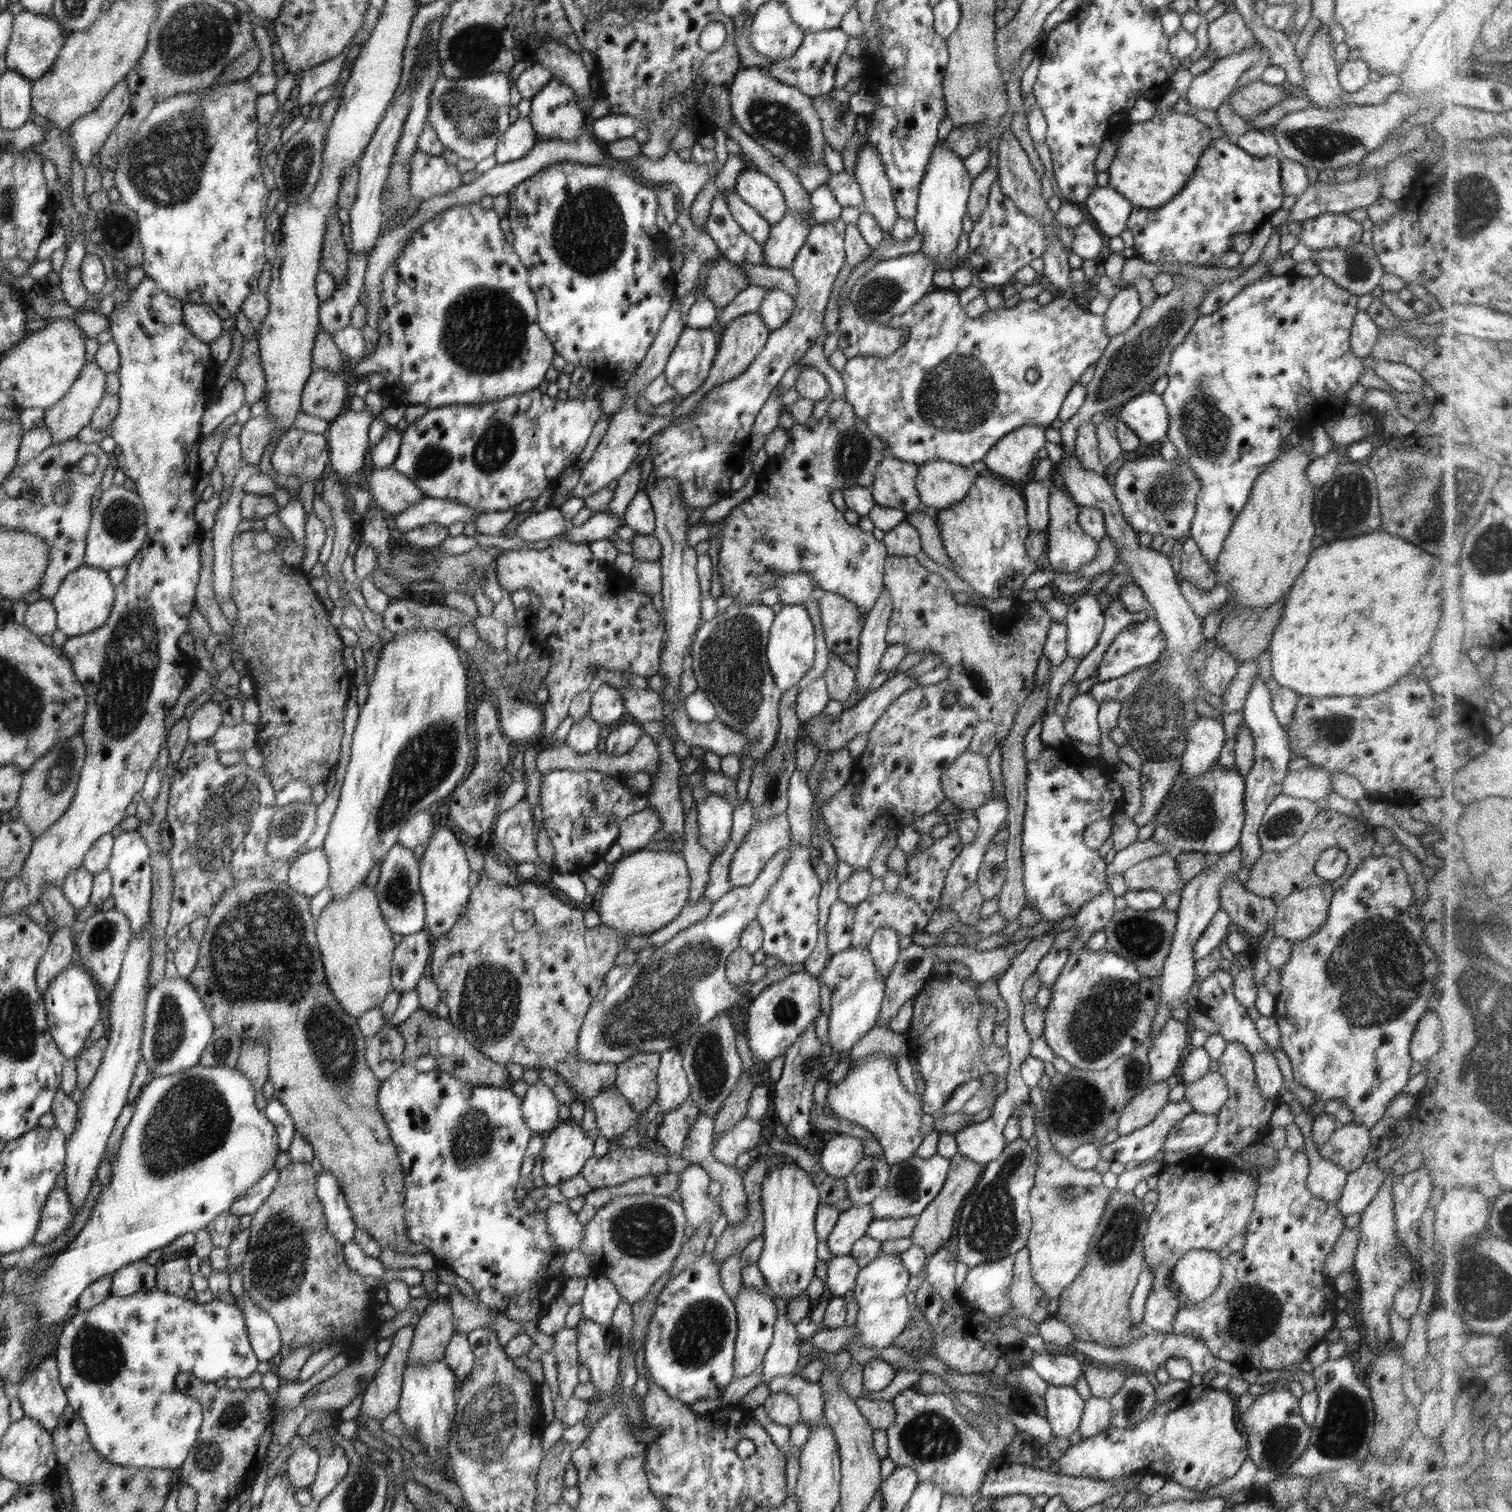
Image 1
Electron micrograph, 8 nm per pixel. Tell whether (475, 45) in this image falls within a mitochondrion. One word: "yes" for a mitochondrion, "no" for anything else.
yes

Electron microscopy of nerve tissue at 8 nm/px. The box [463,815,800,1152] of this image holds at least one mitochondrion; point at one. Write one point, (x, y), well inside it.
(661, 1003)

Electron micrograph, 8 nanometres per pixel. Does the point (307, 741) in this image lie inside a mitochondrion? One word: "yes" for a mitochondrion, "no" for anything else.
no

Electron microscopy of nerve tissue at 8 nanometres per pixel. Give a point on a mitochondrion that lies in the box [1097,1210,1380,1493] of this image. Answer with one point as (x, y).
(1344, 1431)

